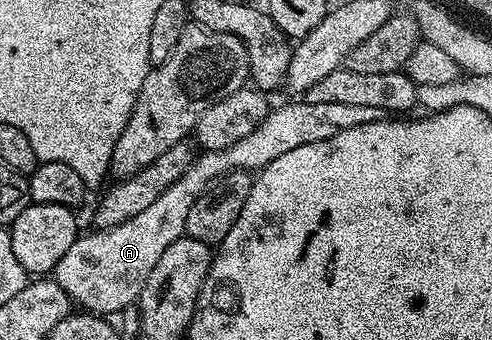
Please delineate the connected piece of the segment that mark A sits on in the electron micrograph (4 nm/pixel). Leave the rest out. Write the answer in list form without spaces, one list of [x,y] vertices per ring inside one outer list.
[[[288,100],[285,106],[269,109],[268,115],[250,132],[250,136],[242,136],[238,144],[230,144],[230,148],[206,150],[197,153],[192,159],[190,168],[154,204],[148,205],[138,216],[126,220],[126,224],[118,224],[109,230],[97,229],[96,234],[81,233],[70,244],[66,256],[58,260],[54,271],[54,280],[68,293],[69,299],[76,302],[81,311],[101,316],[113,316],[119,310],[135,303],[140,297],[142,288],[146,288],[146,280],[150,272],[154,272],[154,264],[158,264],[162,252],[174,244],[174,240],[185,237],[186,216],[190,216],[190,208],[208,187],[232,170],[259,172],[266,164],[278,160],[286,152],[294,148],[302,148],[302,144],[318,144],[318,140],[330,140],[330,136],[338,136],[338,132],[346,132],[346,128],[358,128],[362,124],[376,122],[382,117],[378,108],[366,108],[359,104],[310,104],[303,100]]]

